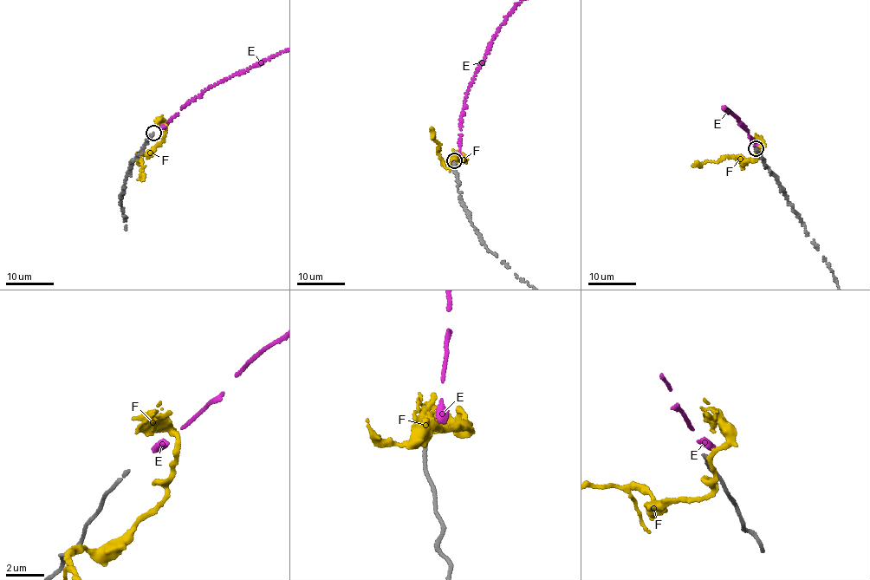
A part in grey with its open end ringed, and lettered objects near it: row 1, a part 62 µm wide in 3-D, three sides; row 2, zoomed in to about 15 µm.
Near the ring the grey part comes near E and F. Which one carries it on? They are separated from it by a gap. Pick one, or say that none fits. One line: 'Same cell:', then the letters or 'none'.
Same cell: none

